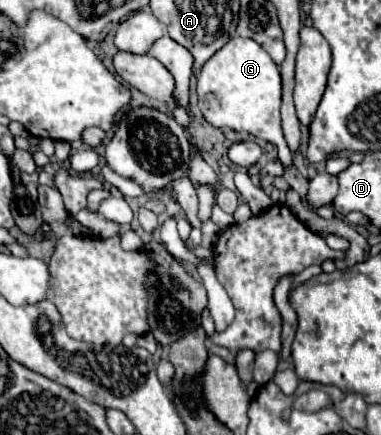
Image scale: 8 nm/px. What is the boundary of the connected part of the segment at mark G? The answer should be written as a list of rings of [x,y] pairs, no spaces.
[[[231,37],[223,49],[219,49],[197,75],[199,109],[213,127],[227,127],[233,131],[245,131],[259,141],[269,141],[279,149],[279,161],[291,165],[291,151],[281,129],[281,75],[279,67],[267,55],[267,51],[253,39]]]

